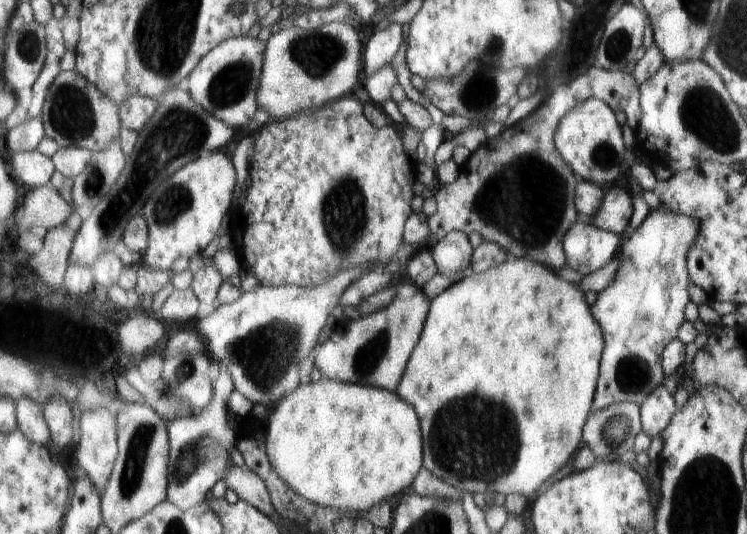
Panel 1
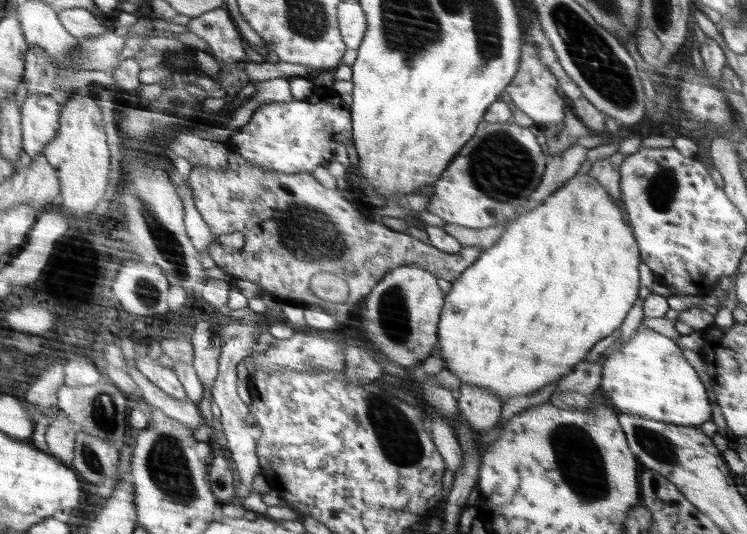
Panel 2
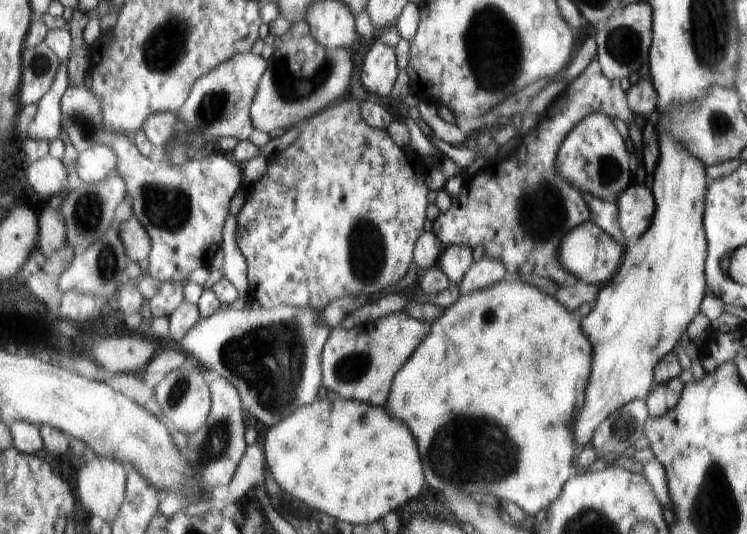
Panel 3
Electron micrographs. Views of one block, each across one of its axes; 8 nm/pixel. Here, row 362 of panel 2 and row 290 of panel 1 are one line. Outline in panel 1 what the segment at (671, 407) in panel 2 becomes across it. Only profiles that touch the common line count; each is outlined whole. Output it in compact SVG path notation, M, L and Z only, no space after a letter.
M659 204L650 209L642 224L625 237L615 279L598 293L590 307L605 340L590 415L598 414L612 404L644 402L657 386L662 385L666 376L661 357L670 338L676 336L674 330L686 320L684 308L690 302L691 277L687 259L699 230L697 218Z

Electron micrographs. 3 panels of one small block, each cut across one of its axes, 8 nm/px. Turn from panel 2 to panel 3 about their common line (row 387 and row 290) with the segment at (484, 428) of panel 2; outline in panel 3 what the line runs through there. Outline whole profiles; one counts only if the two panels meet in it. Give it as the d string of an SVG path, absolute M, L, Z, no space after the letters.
M484 255L478 262L472 263L459 284L459 290L461 294L480 292L492 288L494 284L504 281L507 277L507 270L502 266L502 262Z

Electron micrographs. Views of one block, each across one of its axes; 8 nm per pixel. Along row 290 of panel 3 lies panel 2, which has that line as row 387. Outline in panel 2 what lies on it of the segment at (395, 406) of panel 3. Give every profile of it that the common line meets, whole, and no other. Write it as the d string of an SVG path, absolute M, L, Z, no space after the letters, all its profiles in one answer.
M576 174L562 188L556 189L550 197L544 200L542 206L526 212L526 214L514 219L500 237L500 240L484 249L477 261L469 266L465 273L460 274L460 278L452 283L452 287L446 294L445 308L442 309L441 324L438 325L438 346L444 361L445 370L450 370L461 380L461 384L473 384L480 388L485 388L497 394L504 403L509 398L524 396L524 394L534 394L542 386L548 386L554 380L560 380L562 376L567 376L573 372L575 367L582 362L582 358L588 354L588 350L600 342L604 336L612 334L620 324L625 322L626 314L633 308L634 302L638 300L638 266L640 266L640 256L638 256L638 244L635 236L632 236L628 224L624 224L622 210L618 204L610 199L610 194L598 181L587 174Z

